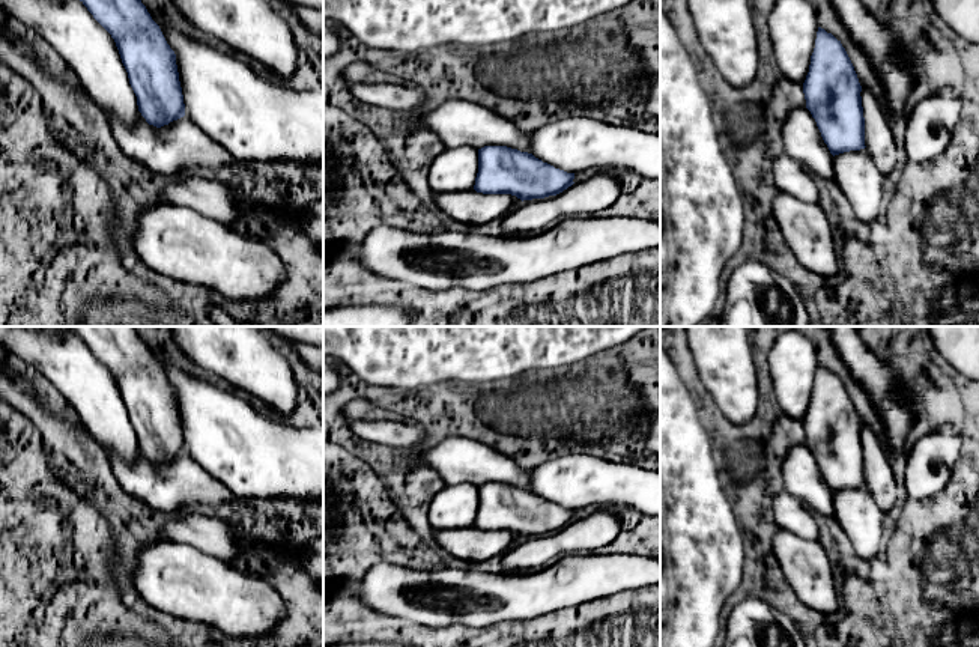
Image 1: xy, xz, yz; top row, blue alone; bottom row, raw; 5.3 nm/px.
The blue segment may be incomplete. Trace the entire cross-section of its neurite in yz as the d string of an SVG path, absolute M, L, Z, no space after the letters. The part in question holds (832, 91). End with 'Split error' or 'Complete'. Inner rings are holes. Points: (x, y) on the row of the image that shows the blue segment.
M818 27L803 93L806 108L833 156L866 147L860 92L857 74L841 41Z. Complete

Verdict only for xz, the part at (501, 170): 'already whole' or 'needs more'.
already whole

